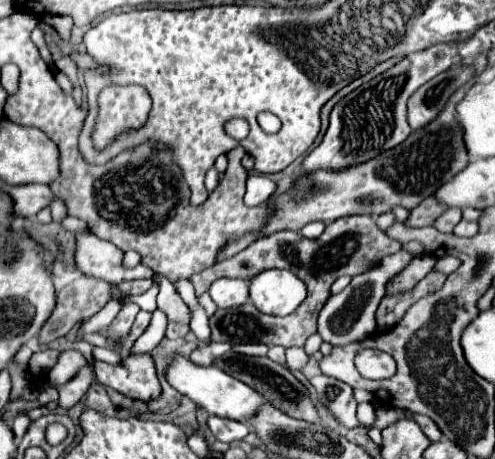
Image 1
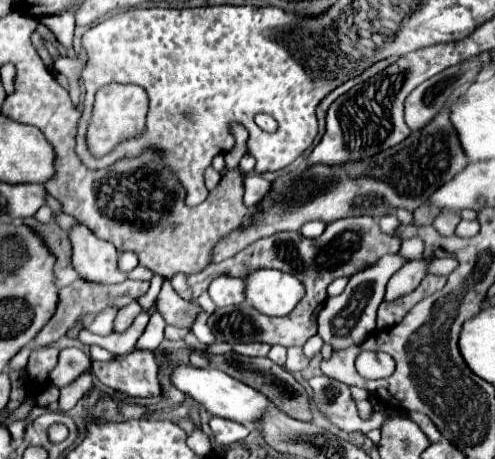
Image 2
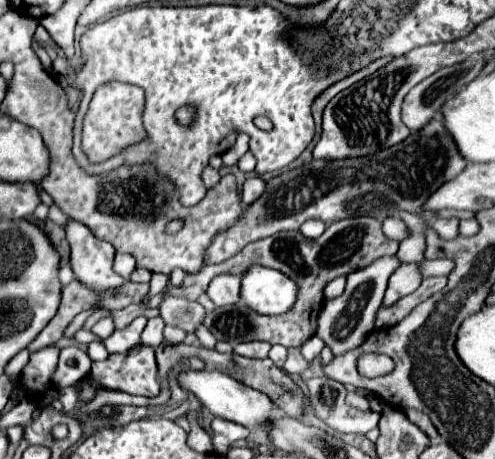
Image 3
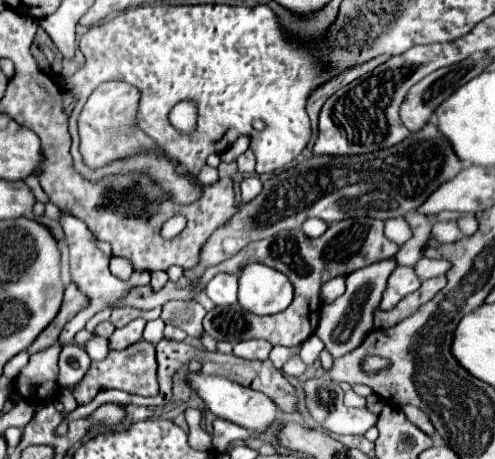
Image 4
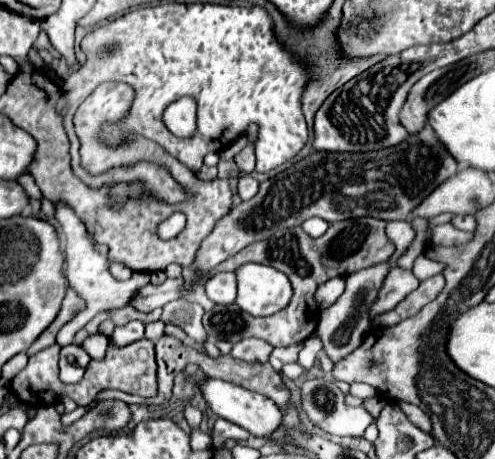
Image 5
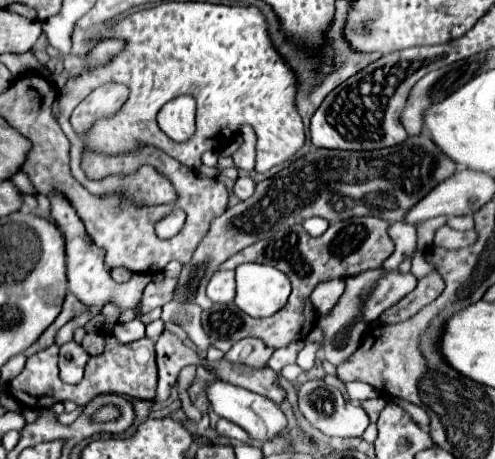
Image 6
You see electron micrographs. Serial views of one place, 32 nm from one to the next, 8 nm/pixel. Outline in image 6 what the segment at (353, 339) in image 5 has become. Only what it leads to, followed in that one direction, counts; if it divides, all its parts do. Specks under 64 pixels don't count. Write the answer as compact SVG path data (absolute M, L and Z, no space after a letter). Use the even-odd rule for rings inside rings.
M372 268L364 274L356 274L356 276L350 276L346 280L346 290L344 294L340 296L338 304L324 316L318 318L318 328L324 332L324 344L322 344L322 350L324 350L324 358L330 360L334 366L338 366L340 362L344 362L362 342L362 336L364 332L368 330L368 324L364 320L360 320L360 304L364 298L368 298L372 294L372 288L378 284L378 280L384 276L384 268Z

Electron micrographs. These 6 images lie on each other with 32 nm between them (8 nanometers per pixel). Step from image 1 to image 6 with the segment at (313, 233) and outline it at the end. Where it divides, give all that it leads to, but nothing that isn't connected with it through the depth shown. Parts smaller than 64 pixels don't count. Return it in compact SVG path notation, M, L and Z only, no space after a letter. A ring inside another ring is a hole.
M308 218L308 220L304 220L302 226L304 226L304 230L306 230L310 236L320 236L320 234L326 232L328 222L326 222L324 218Z

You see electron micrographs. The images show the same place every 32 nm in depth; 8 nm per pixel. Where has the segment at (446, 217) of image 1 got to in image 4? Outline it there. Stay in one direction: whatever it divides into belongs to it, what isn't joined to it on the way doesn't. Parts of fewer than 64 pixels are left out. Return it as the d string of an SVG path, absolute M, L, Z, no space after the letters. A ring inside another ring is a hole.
M450 220L450 222L434 222L432 224L432 232L434 232L436 240L440 240L440 242L454 242L454 240L464 238L464 234L460 232L456 220Z

